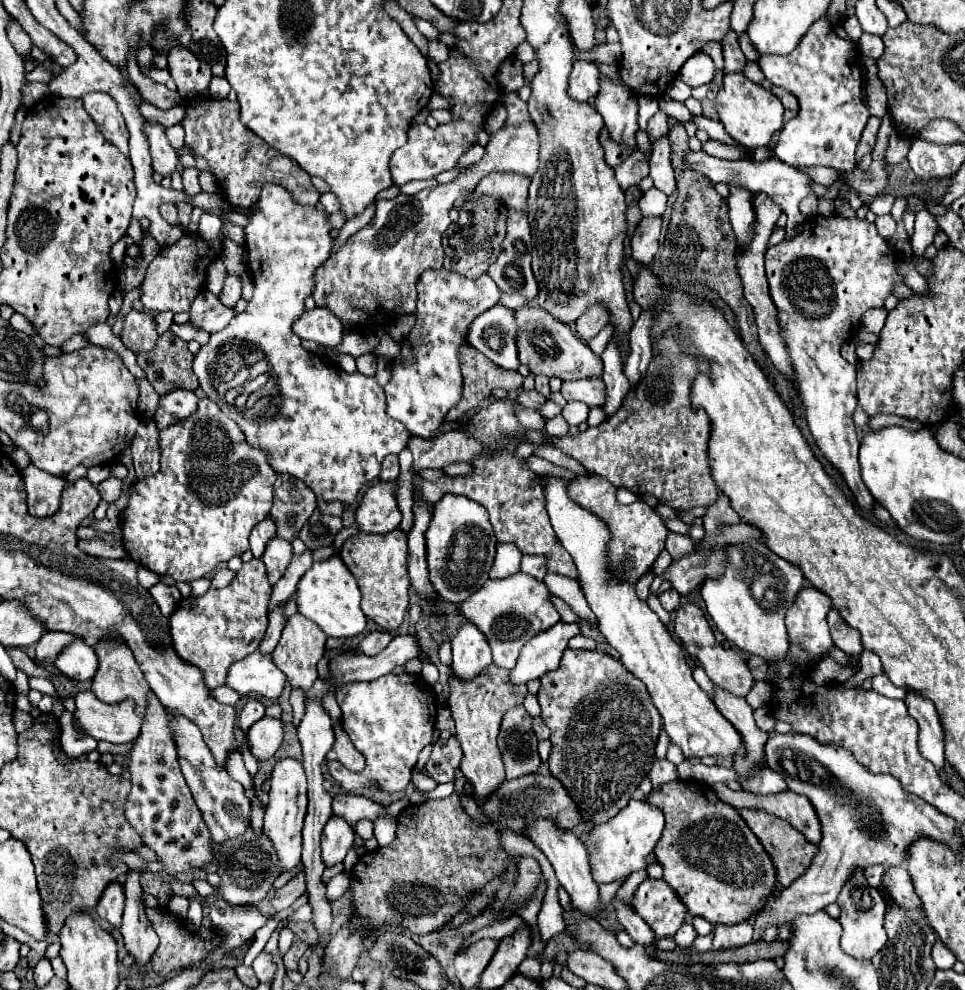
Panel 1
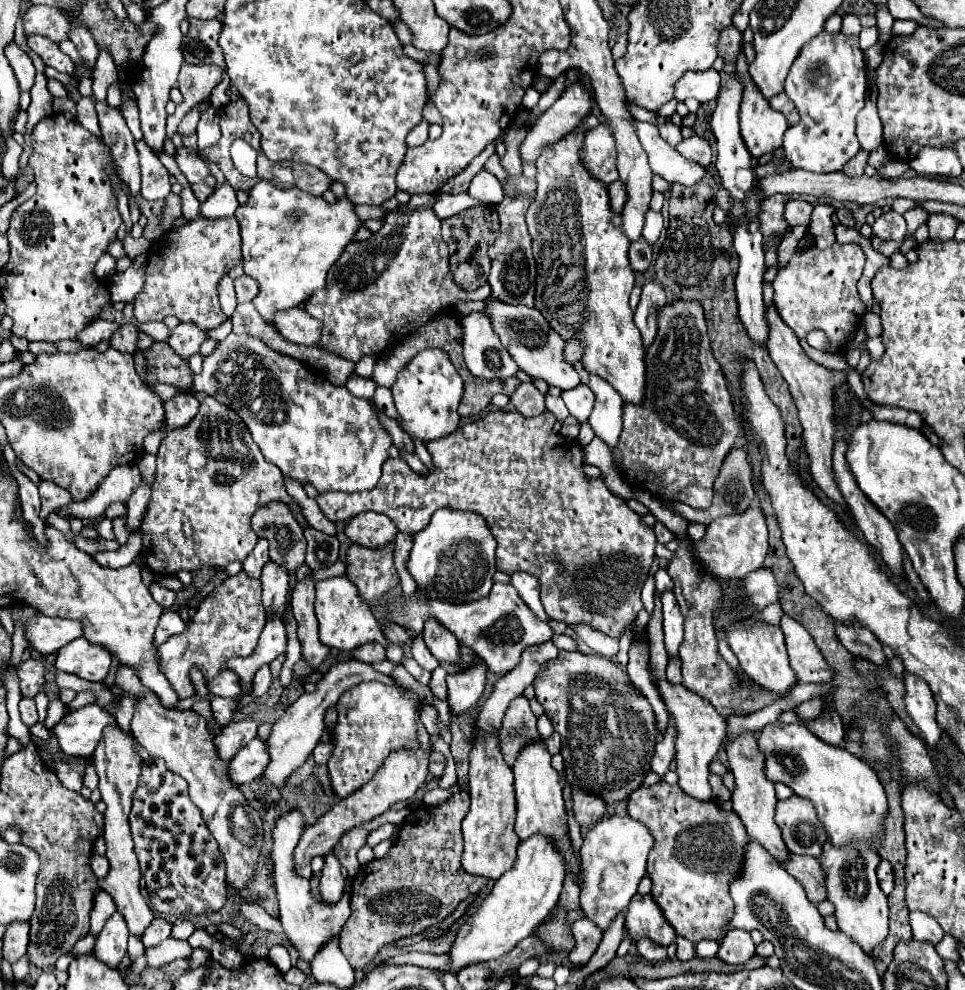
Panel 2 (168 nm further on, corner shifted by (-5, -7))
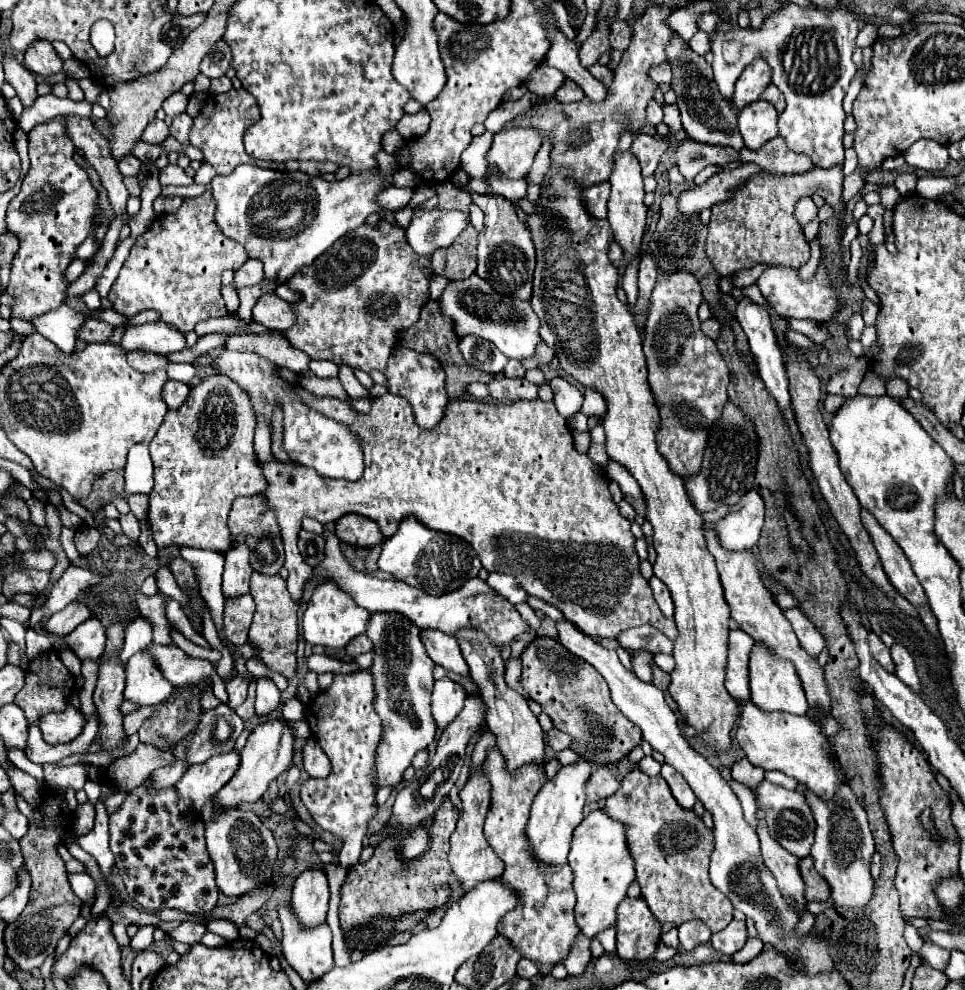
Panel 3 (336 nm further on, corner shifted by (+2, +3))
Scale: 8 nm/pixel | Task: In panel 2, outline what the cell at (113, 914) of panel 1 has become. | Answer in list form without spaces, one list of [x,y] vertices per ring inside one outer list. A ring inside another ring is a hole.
[[[115,912],[107,920],[101,934],[97,936],[93,954],[105,964],[117,968],[121,958],[127,954],[127,938],[129,938],[129,932],[127,932],[127,924],[123,922],[123,914]]]

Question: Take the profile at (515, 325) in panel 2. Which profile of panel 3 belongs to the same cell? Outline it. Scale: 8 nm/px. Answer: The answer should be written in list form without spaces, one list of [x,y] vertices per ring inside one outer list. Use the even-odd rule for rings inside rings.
[[[476,274],[464,280],[450,280],[442,296],[438,298],[438,304],[440,304],[440,312],[452,318],[454,332],[458,338],[464,338],[468,334],[484,338],[492,342],[508,358],[516,358],[516,360],[530,358],[536,350],[536,344],[540,342],[540,334],[538,334],[540,320],[534,314],[530,302],[498,294],[486,280],[482,280]]]

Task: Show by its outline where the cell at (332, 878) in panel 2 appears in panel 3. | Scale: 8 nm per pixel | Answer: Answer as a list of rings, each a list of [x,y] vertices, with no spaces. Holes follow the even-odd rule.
[[[306,870],[302,872],[292,888],[292,912],[296,914],[296,920],[304,928],[314,928],[318,924],[326,922],[328,914],[328,878],[322,870]]]

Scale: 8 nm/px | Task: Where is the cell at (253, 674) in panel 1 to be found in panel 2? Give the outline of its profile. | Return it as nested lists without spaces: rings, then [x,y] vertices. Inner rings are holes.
[[[227,668],[221,670],[217,674],[217,678],[207,684],[207,688],[209,688],[209,692],[213,692],[215,696],[221,696],[221,698],[251,696],[251,692],[253,692],[253,690],[243,690],[239,674],[235,674],[233,670],[227,670]]]

